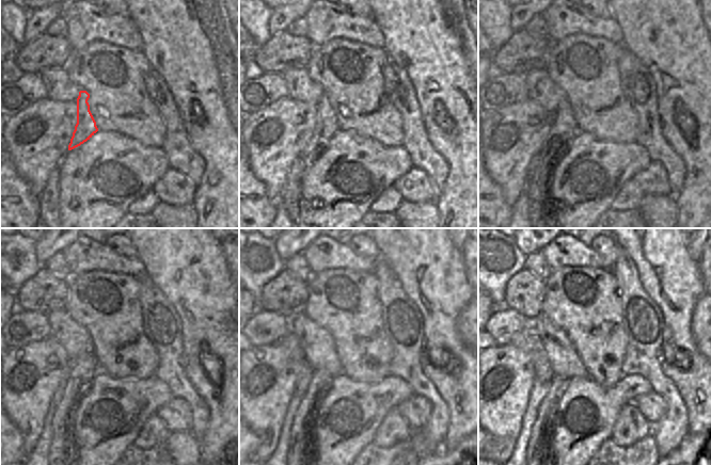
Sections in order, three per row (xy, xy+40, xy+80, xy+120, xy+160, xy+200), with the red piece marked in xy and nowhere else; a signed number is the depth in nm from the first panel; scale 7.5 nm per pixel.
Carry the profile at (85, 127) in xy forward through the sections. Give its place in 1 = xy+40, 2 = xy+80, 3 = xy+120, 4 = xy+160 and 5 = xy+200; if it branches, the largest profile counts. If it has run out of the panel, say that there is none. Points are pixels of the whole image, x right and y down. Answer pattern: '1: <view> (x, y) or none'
1: xy+40 (326, 127)
2: xy+80 (564, 128)
3: xy+120 (83, 369)
4: xy+160 (320, 382)
5: xy+200 (548, 407)

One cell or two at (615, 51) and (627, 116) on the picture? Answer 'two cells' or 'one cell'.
one cell

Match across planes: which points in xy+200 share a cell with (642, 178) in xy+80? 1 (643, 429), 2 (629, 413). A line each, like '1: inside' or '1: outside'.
1: outside
2: outside

